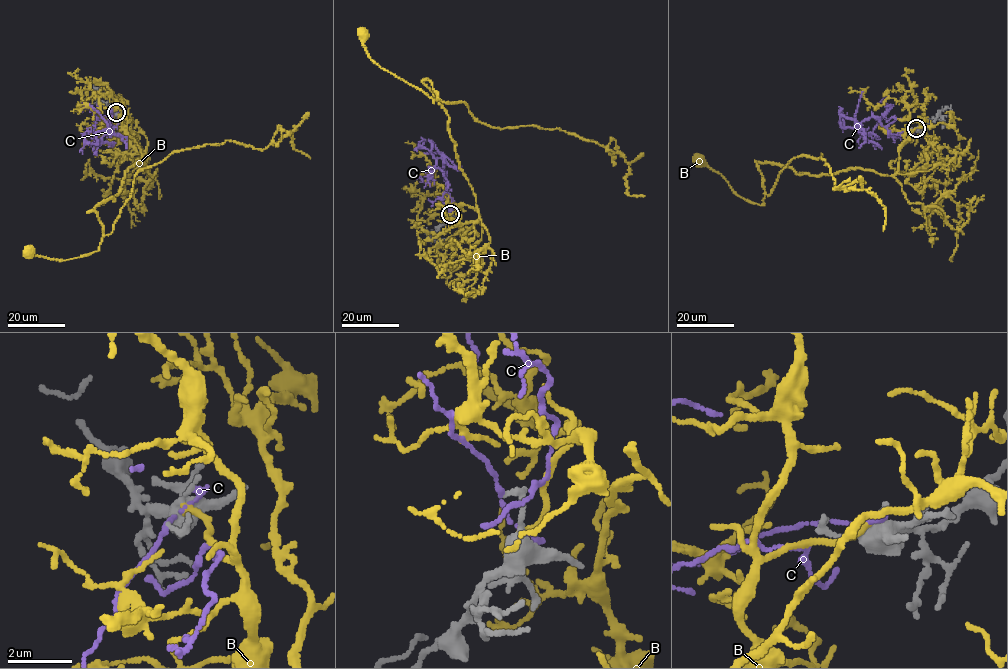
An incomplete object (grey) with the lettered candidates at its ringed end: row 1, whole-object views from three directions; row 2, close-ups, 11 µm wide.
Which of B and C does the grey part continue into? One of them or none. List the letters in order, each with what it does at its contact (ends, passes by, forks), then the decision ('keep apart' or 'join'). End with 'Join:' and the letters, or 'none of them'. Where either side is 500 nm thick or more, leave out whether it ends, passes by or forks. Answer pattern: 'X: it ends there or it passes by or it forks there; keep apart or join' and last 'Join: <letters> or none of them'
B: it ends there; join
C: it ends there; keep apart
Join: B

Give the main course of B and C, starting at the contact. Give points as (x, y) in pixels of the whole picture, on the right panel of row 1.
B: (916, 128), (905, 133), (892, 175), (857, 167), (797, 173), (755, 161), (760, 205), (699, 162)
C: (916, 128), (892, 136), (872, 116), (855, 125), (863, 135), (869, 134), (886, 109), (883, 98), (877, 102)

